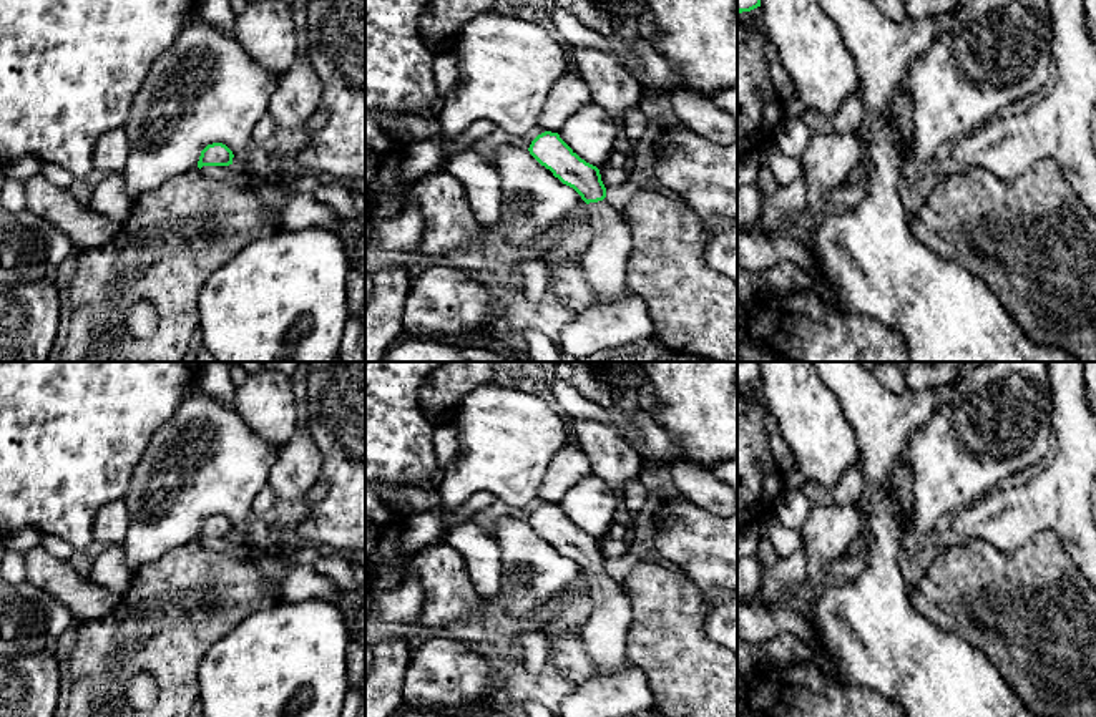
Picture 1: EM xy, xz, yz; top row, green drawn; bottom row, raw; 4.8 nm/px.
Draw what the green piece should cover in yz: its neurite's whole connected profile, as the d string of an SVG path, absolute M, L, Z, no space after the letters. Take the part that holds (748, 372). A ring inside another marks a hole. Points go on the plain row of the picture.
M737 362L737 383L751 383L761 378L761 363L759 362Z

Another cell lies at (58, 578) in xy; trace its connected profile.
M43 544L23 554L25 581L61 601L75 622L111 614L121 596L83 578L70 559L53 556Z

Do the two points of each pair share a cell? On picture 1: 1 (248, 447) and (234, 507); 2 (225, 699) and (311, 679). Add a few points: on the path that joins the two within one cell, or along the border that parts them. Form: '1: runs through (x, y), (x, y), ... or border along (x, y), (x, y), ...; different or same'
1: runs through (234, 462), (234, 492); same
2: runs through (246, 697), (289, 679); same

